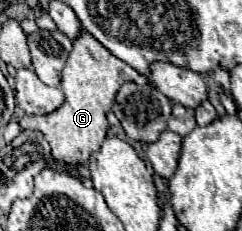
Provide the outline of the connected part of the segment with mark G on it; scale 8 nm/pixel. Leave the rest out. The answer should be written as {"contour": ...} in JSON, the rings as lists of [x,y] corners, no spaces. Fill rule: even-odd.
{"contour":[[[81,31],[81,37],[73,41],[73,51],[69,53],[67,65],[63,69],[61,87],[65,91],[65,103],[49,115],[23,115],[19,125],[21,129],[43,133],[51,145],[51,155],[55,161],[63,161],[73,167],[85,165],[89,163],[91,153],[95,153],[105,141],[109,131],[105,115],[111,111],[119,87],[127,81],[137,85],[151,83],[149,77],[139,75],[133,67],[125,65],[125,61],[113,57],[113,53],[109,53],[103,45],[97,45],[89,33]]]}

